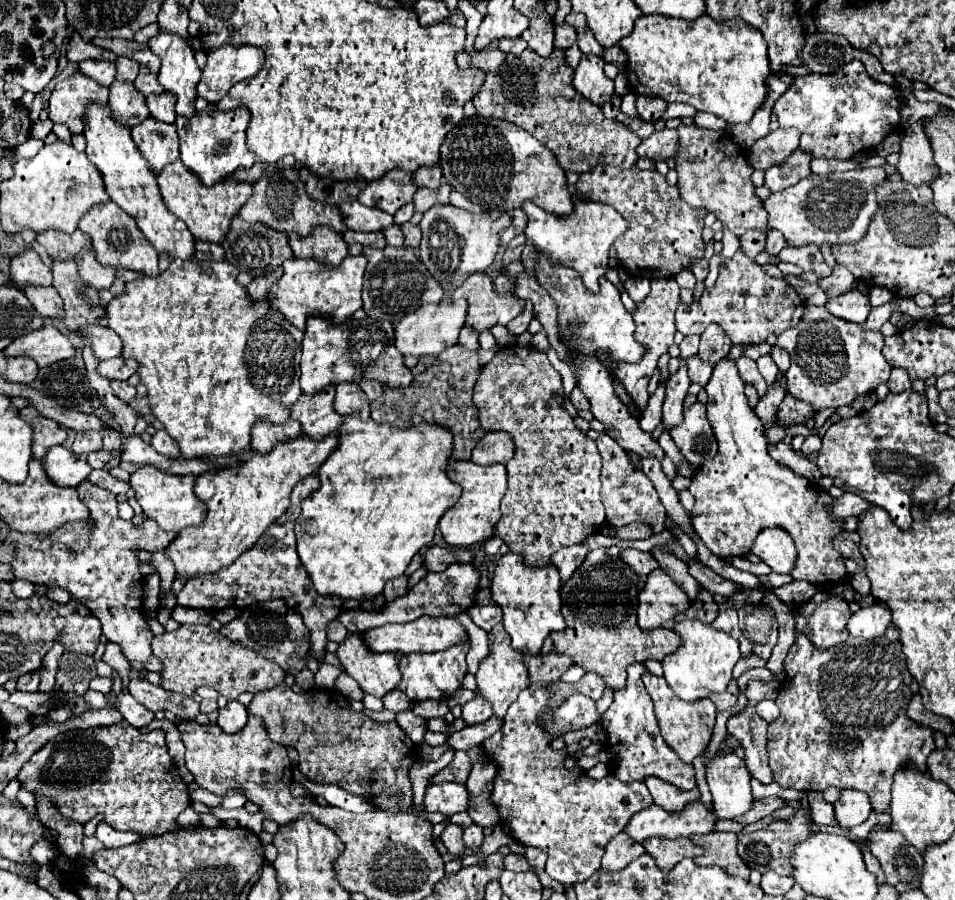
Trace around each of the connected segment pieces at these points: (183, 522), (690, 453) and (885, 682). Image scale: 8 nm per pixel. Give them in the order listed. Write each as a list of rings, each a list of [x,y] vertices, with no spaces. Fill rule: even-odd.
[[[143,465],[131,475],[129,483],[135,489],[135,499],[141,505],[145,517],[155,519],[163,531],[177,533],[189,525],[199,525],[207,515],[207,505],[193,493],[195,475],[169,475],[153,465]]]
[[[699,401],[691,407],[685,407],[683,423],[673,427],[669,435],[677,443],[683,457],[695,467],[717,455],[717,439],[707,421],[705,405]]]
[[[797,635],[795,645],[785,659],[785,681],[779,687],[777,705],[781,717],[769,725],[769,767],[775,781],[783,789],[797,791],[825,791],[827,787],[851,787],[865,791],[871,797],[873,811],[883,813],[889,809],[891,777],[907,761],[915,761],[921,771],[927,771],[927,757],[935,749],[933,731],[917,725],[907,717],[907,703],[911,701],[913,677],[905,665],[905,655],[899,641],[881,639],[855,639],[853,635],[839,647],[819,651],[807,635]]]

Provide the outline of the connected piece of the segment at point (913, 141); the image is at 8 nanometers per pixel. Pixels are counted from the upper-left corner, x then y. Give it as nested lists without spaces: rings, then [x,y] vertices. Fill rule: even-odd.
[[[921,121],[911,125],[901,143],[899,143],[899,163],[897,171],[901,173],[903,181],[911,185],[931,183],[933,175],[937,175],[937,167],[933,163],[933,151],[927,135],[921,129]]]

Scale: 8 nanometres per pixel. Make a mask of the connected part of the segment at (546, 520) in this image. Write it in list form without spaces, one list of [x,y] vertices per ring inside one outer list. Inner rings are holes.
[[[527,345],[527,347],[511,347],[511,349],[501,349],[481,371],[477,383],[475,383],[475,393],[473,393],[473,401],[479,409],[479,421],[483,423],[483,427],[487,431],[507,431],[515,445],[517,445],[517,451],[515,451],[515,459],[511,459],[507,463],[507,479],[509,479],[509,487],[507,487],[507,493],[503,497],[503,503],[501,503],[501,521],[497,523],[497,537],[501,537],[505,541],[505,545],[509,545],[511,551],[519,551],[525,555],[525,563],[533,565],[533,567],[539,567],[539,565],[545,565],[549,563],[551,555],[563,547],[571,547],[571,545],[577,545],[581,541],[585,541],[589,535],[597,533],[599,525],[605,521],[605,507],[601,503],[601,481],[599,481],[599,475],[601,475],[601,459],[599,459],[599,451],[597,451],[597,445],[593,439],[589,439],[583,431],[577,429],[577,425],[573,423],[573,417],[565,411],[563,407],[563,385],[561,385],[561,375],[553,369],[553,365],[549,363],[547,355],[537,351],[535,347]]]

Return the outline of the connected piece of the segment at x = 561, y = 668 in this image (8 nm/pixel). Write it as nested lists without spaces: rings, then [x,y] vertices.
[[[551,651],[547,655],[525,655],[525,663],[529,669],[531,683],[543,681],[543,683],[555,683],[561,679],[561,675],[573,665],[571,657],[561,655],[557,651]]]

